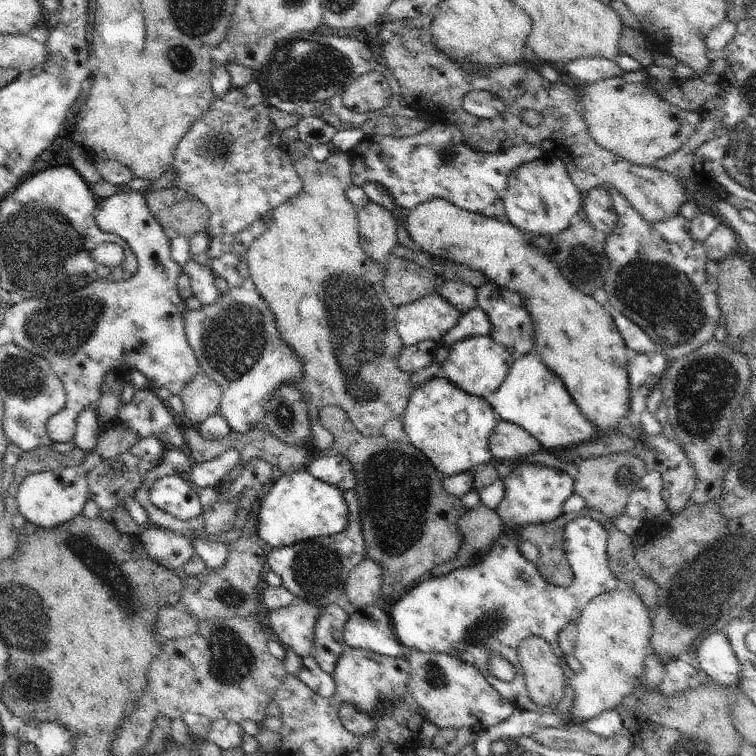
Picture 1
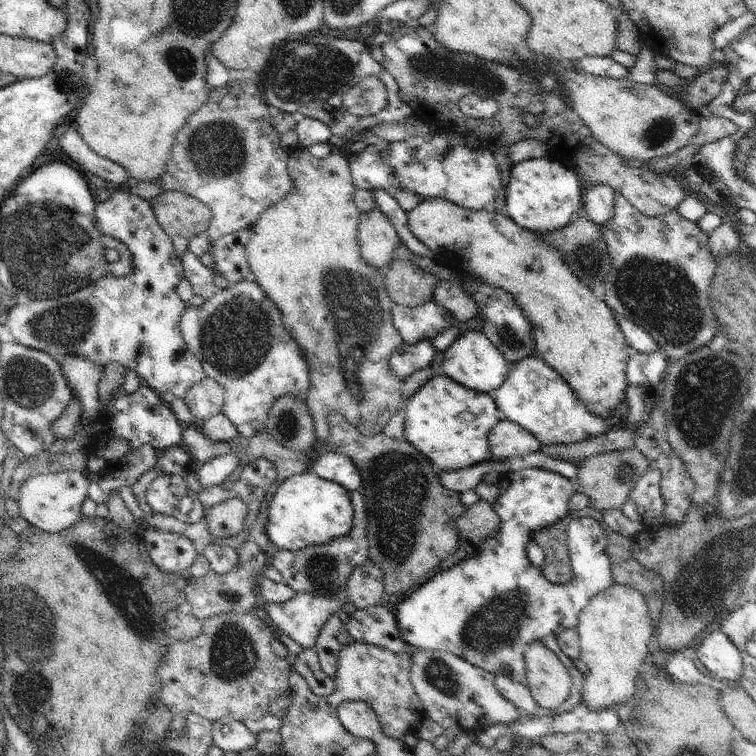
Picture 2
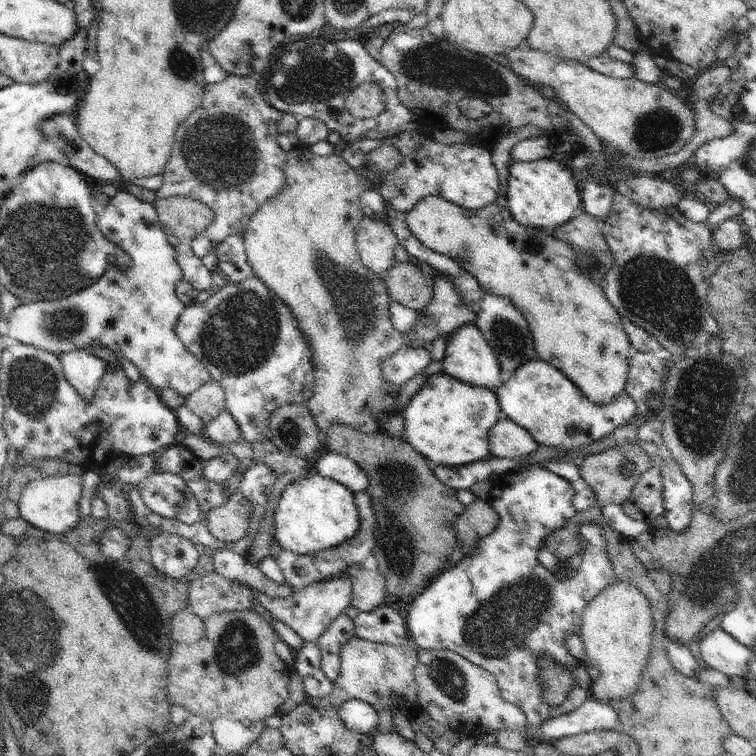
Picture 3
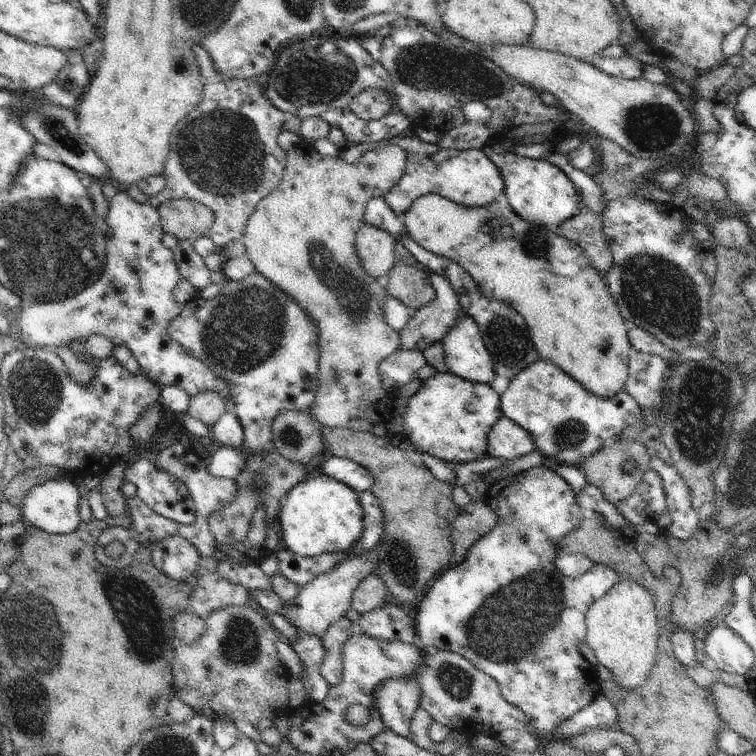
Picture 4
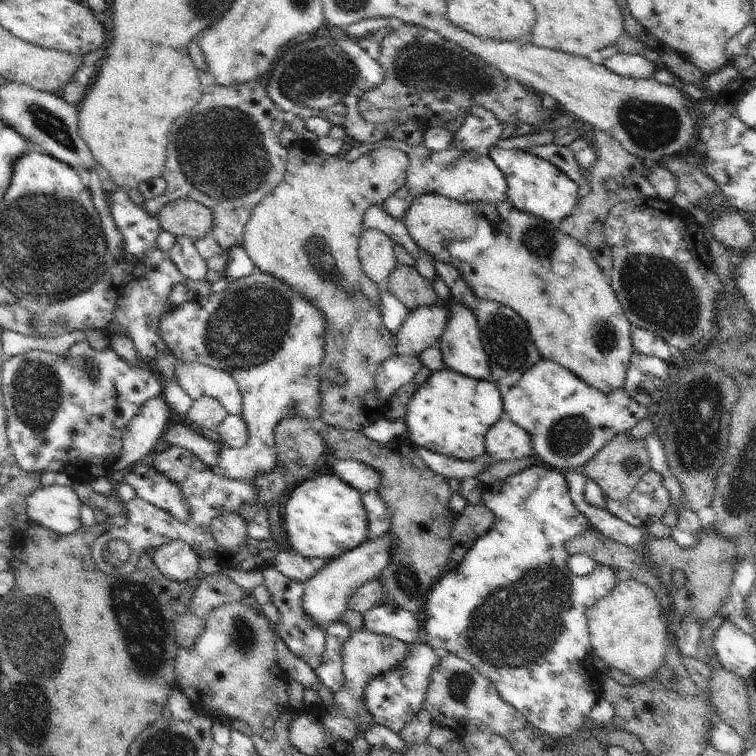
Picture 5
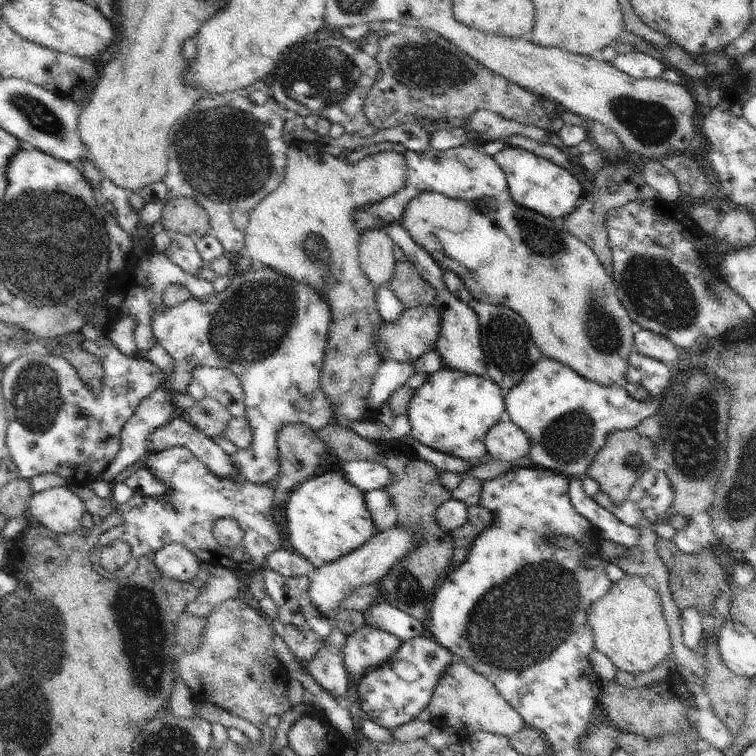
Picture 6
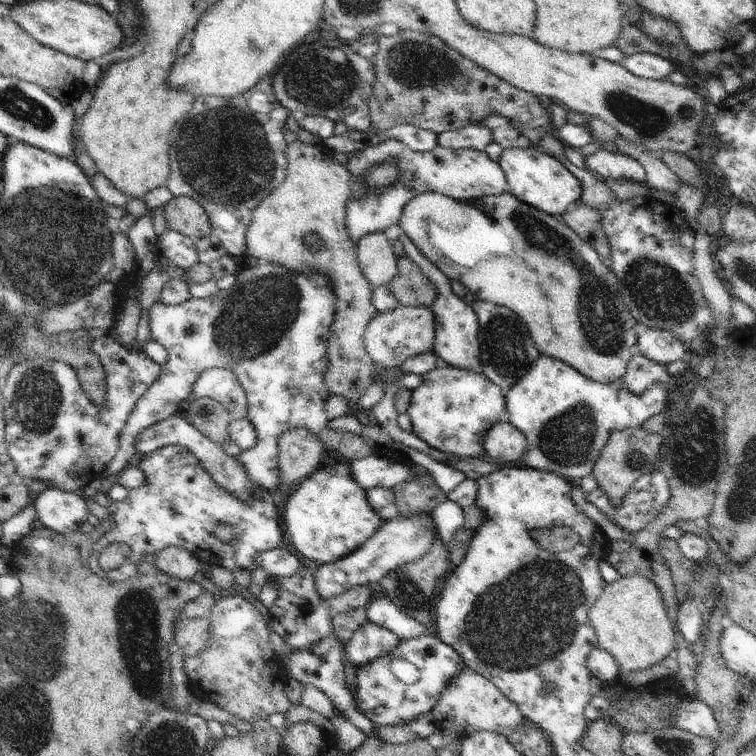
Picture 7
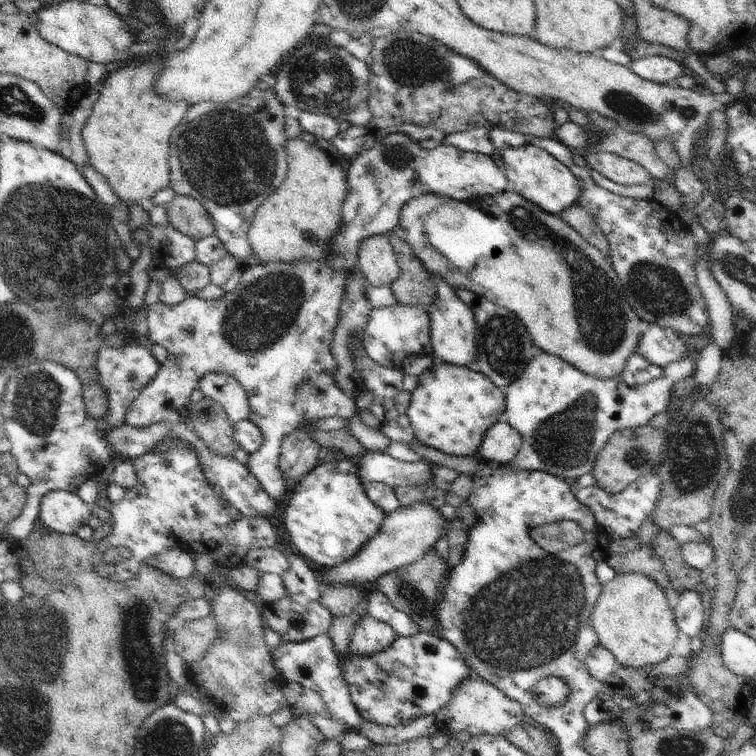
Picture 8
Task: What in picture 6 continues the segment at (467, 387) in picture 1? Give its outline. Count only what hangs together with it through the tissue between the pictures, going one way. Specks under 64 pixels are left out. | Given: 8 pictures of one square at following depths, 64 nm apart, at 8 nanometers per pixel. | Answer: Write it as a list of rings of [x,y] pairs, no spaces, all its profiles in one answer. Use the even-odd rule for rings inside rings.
[[[400,223],[386,225],[382,230],[402,248],[407,259],[414,264],[420,276],[423,276],[436,289],[437,295],[431,305],[440,312],[441,323],[440,334],[434,349],[442,357],[445,366],[470,374],[486,376],[486,361],[480,342],[480,325],[476,312],[448,290],[444,282],[443,270],[438,266],[438,263],[414,242],[414,239]]]

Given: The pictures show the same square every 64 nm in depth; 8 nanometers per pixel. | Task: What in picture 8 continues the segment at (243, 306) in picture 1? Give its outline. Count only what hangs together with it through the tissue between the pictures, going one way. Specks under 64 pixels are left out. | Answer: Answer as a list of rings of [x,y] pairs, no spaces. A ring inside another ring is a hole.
[[[394,133],[388,135],[384,140],[376,143],[369,151],[364,151],[352,160],[346,161],[346,173],[347,173],[347,195],[342,203],[342,224],[339,231],[333,236],[331,243],[329,244],[329,253],[324,260],[319,261],[292,261],[291,263],[283,261],[272,261],[266,265],[248,265],[242,270],[242,275],[239,283],[232,291],[227,292],[220,300],[203,300],[196,295],[187,296],[184,300],[181,300],[178,304],[167,305],[162,301],[155,302],[150,308],[147,308],[146,322],[149,328],[148,340],[152,344],[160,344],[167,350],[167,356],[164,362],[161,363],[160,370],[156,373],[156,376],[143,388],[143,391],[137,396],[137,399],[132,402],[128,407],[127,413],[125,414],[125,423],[133,427],[147,427],[148,425],[159,423],[166,418],[170,418],[175,415],[176,410],[184,408],[188,405],[190,400],[190,394],[194,390],[199,388],[201,380],[208,373],[226,373],[232,375],[243,387],[248,395],[249,400],[249,415],[248,420],[251,420],[263,434],[262,446],[255,452],[249,455],[249,471],[254,475],[254,478],[258,480],[261,487],[266,491],[266,494],[271,499],[280,500],[284,498],[284,494],[288,492],[286,487],[286,480],[282,471],[279,469],[279,456],[281,444],[283,443],[284,437],[290,434],[296,428],[302,428],[306,423],[315,423],[315,420],[328,418],[328,417],[342,417],[347,419],[354,413],[358,412],[358,408],[355,404],[354,399],[349,399],[348,395],[340,390],[335,379],[335,370],[337,369],[337,362],[332,352],[332,341],[335,335],[335,330],[340,318],[340,307],[342,299],[346,290],[346,283],[349,279],[349,271],[357,269],[359,259],[359,249],[364,241],[368,240],[374,235],[389,235],[392,232],[398,231],[399,218],[401,215],[401,208],[409,200],[413,198],[434,193],[437,195],[444,195],[448,198],[468,202],[470,198],[484,198],[491,197],[495,194],[504,192],[509,189],[510,182],[505,177],[504,171],[502,171],[492,159],[491,156],[477,153],[474,151],[463,151],[454,145],[445,145],[444,143],[439,144],[436,148],[427,149],[420,146],[417,142],[410,140],[405,134]]]

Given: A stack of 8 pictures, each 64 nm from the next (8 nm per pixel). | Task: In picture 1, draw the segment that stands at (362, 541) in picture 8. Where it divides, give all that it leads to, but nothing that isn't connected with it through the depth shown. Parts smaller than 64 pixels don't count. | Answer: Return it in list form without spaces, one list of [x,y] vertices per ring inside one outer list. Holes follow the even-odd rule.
[[[307,470],[281,476],[256,508],[260,543],[270,551],[341,533],[347,527],[349,517],[343,492],[338,486],[318,480]]]

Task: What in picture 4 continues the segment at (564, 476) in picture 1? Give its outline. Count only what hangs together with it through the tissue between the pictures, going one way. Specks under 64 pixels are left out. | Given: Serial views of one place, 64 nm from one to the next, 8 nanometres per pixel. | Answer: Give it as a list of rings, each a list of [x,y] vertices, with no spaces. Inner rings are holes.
[[[550,464],[535,466],[520,474],[503,478],[493,485],[489,485],[484,501],[496,513],[496,516],[499,518],[498,522],[492,531],[472,546],[460,564],[451,569],[444,570],[429,586],[424,600],[416,608],[417,616],[414,620],[416,621],[417,636],[420,642],[422,642],[422,646],[426,648],[426,651],[450,651],[467,658],[476,668],[479,668],[482,672],[488,674],[490,678],[496,680],[499,684],[502,698],[511,705],[520,708],[526,715],[529,724],[532,724],[536,730],[540,730],[545,734],[552,733],[564,721],[572,718],[600,694],[601,682],[592,671],[594,664],[590,664],[584,658],[580,645],[584,644],[587,639],[587,626],[585,623],[587,610],[620,580],[620,576],[613,568],[606,566],[604,563],[598,563],[596,560],[594,560],[595,565],[590,571],[579,577],[565,577],[556,569],[554,560],[559,555],[556,550],[557,544],[565,535],[575,531],[582,524],[585,511],[578,504],[570,484],[556,470],[552,469]]]

